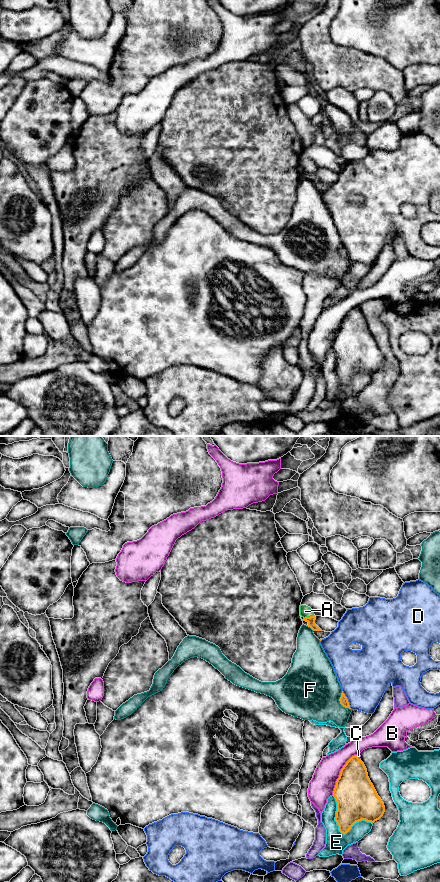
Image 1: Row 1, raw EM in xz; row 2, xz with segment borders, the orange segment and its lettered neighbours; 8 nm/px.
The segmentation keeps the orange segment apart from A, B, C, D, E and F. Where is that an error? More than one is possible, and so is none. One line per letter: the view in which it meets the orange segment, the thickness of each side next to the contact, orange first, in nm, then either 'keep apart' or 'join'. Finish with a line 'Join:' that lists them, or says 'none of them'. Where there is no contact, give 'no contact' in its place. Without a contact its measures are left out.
A: xz | 60/90 nm | join
B: xz | 320/200 nm | keep apart
C: xz | 280/20 nm | keep apart
D: xz | 70/420 nm | keep apart
E: xz | 280/170 nm | keep apart
F: xz | 70/440 nm | keep apart
Join: A

